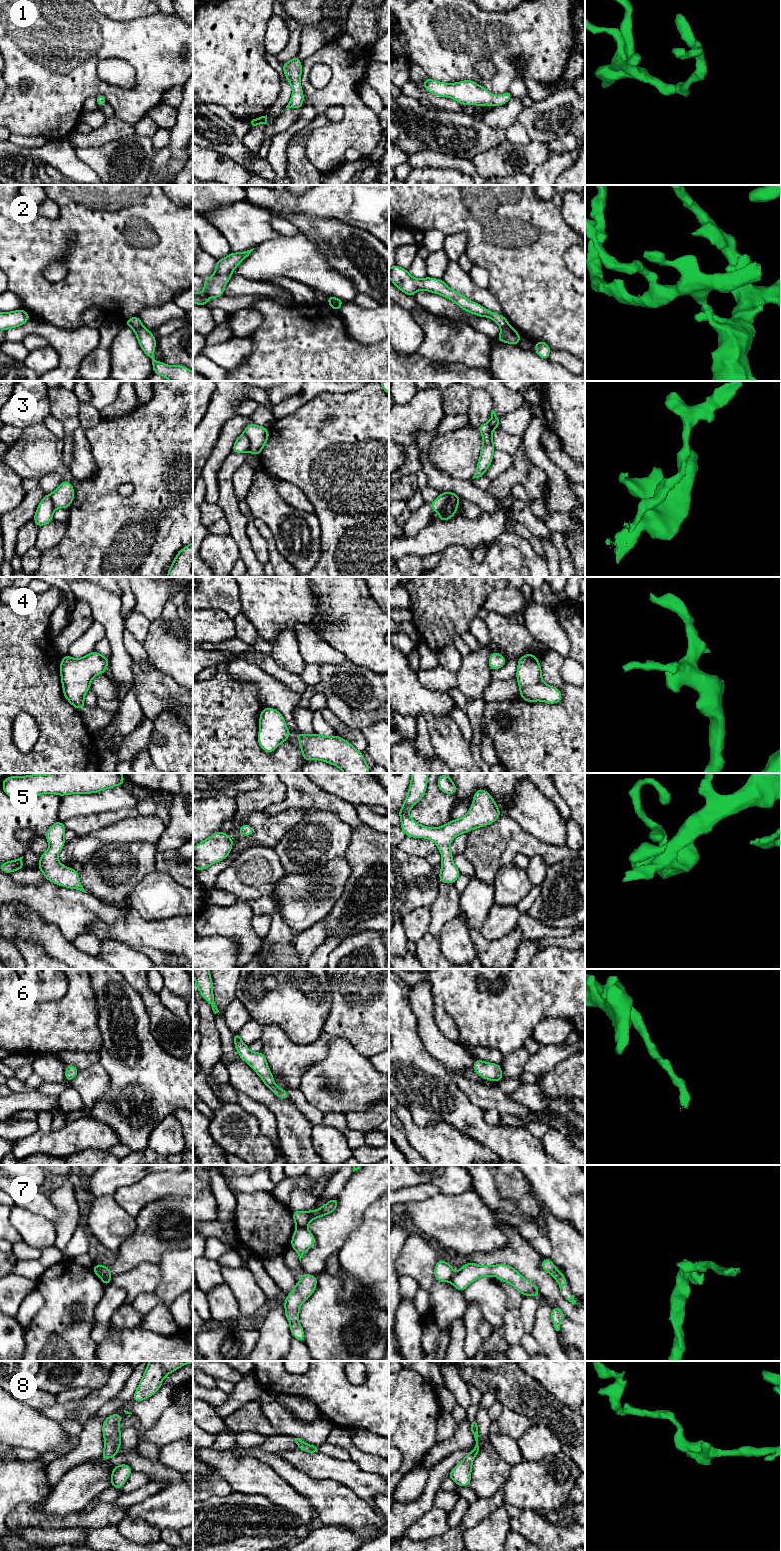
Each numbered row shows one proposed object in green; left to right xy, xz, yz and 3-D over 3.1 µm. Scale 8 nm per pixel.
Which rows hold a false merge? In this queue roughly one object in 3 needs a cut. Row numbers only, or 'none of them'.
2, 3, 7

